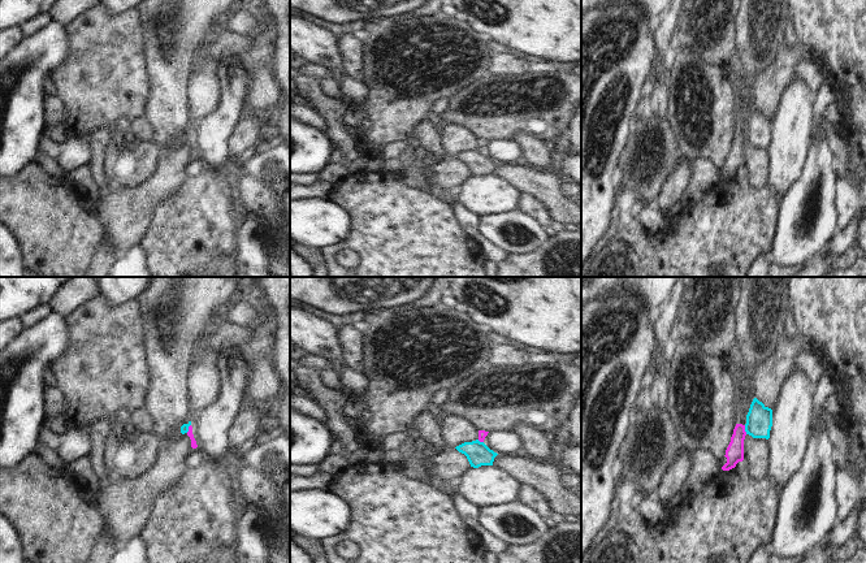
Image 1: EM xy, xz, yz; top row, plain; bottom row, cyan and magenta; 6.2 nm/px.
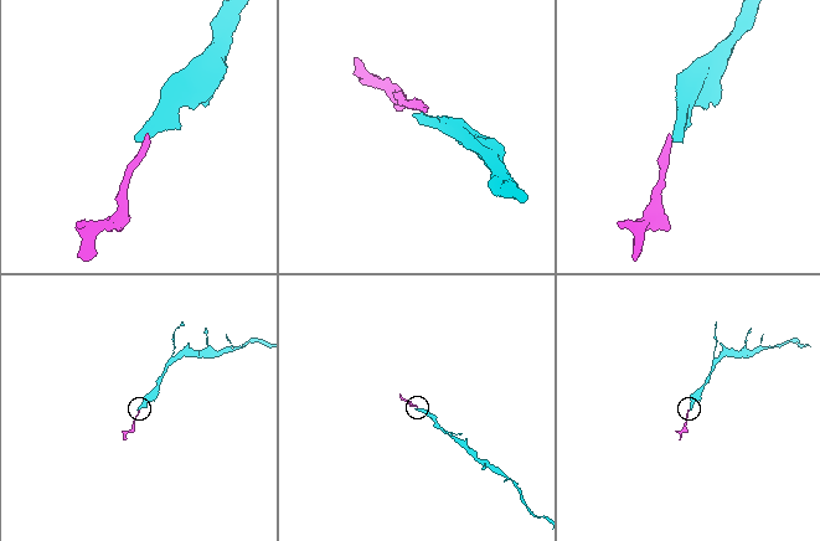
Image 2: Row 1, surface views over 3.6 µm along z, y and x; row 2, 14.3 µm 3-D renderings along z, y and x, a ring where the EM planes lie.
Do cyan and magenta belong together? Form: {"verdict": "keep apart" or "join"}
{"verdict": "keep apart"}

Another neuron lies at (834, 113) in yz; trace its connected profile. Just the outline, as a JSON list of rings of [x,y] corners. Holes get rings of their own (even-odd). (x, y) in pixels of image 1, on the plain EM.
[[[836,100],[831,101],[823,114],[830,120],[832,125],[841,126],[844,114]]]

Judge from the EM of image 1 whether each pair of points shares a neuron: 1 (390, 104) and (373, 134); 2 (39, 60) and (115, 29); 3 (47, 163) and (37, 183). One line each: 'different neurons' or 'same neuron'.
1: same neuron
2: different neurons
3: different neurons

